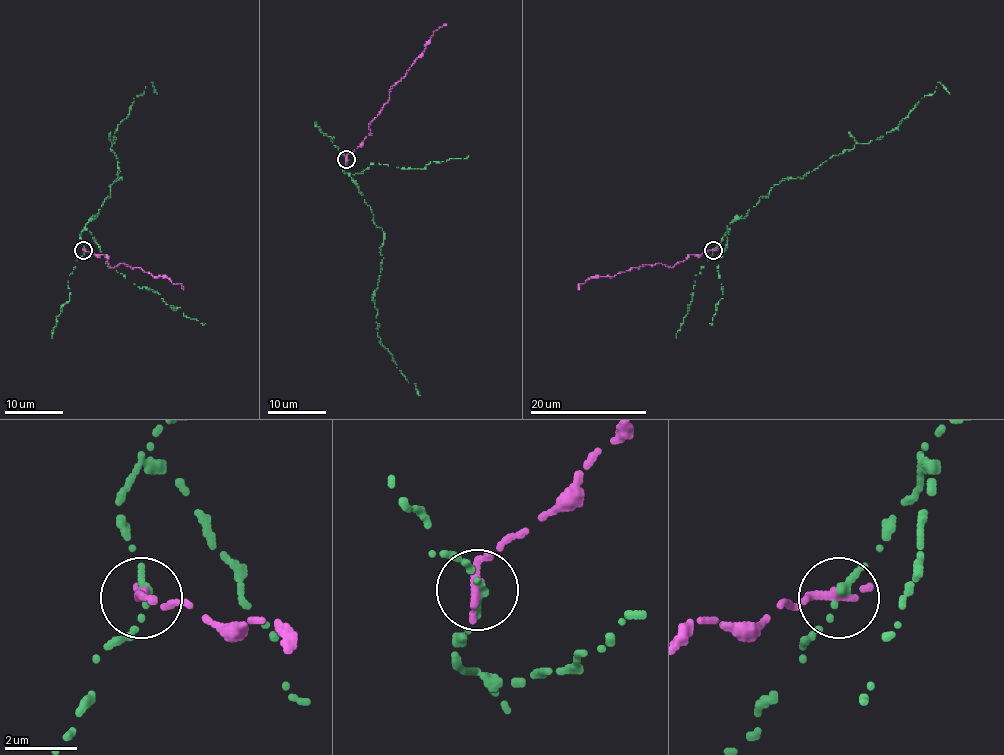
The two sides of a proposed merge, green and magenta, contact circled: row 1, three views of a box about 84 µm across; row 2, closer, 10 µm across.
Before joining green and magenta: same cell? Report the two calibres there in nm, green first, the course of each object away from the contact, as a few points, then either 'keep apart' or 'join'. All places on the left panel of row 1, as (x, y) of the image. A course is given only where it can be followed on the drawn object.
240 nm thick on the green side, 320 nm on the other; green runs (84, 250), (85, 224), (120, 178), (110, 149), (114, 132), (151, 82), (157, 94); magenta runs (84, 250), (106, 254), (112, 268), (123, 263), (154, 276), (167, 276), (183, 290); keep apart

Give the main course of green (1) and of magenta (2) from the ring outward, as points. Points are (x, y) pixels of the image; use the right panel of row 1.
1: (714, 250), (727, 225), (775, 184), (802, 178), (856, 143), (889, 132), (937, 82), (949, 94)
2: (714, 250), (689, 254), (673, 268), (657, 263), (632, 268), (613, 276), (591, 276), (579, 284), (578, 290)

